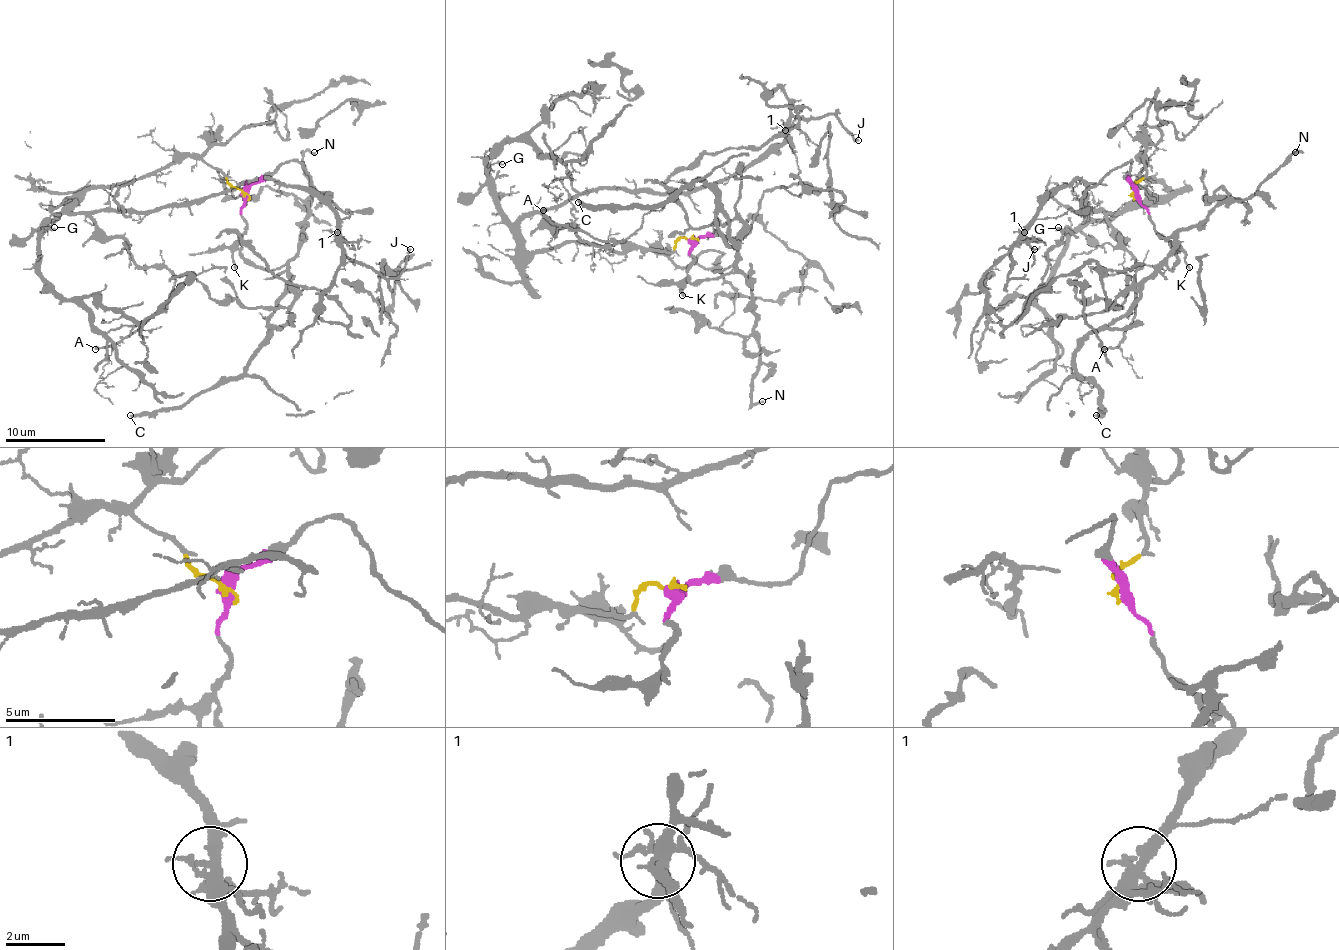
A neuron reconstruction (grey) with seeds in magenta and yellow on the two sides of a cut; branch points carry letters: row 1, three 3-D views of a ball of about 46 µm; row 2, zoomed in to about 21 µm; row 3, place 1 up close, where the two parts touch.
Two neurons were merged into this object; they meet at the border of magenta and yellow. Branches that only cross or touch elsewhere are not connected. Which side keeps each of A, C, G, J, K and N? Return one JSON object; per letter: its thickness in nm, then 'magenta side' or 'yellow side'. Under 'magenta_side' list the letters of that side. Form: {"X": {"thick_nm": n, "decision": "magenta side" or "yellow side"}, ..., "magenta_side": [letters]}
{"A": {"thick_nm": 200, "decision": "yellow side"}, "C": {"thick_nm": 260, "decision": "magenta side"}, "G": {"thick_nm": 150, "decision": "yellow side"}, "J": {"thick_nm": 150, "decision": "yellow side"}, "K": {"thick_nm": 160, "decision": "magenta side"}, "N": {"thick_nm": 190, "decision": "magenta side"}, "magenta_side": ["C", "K", "N"]}

